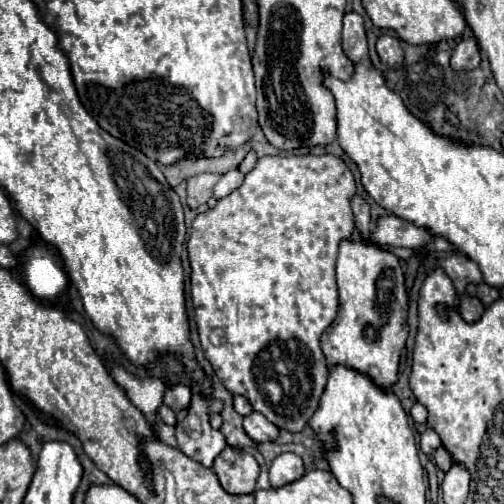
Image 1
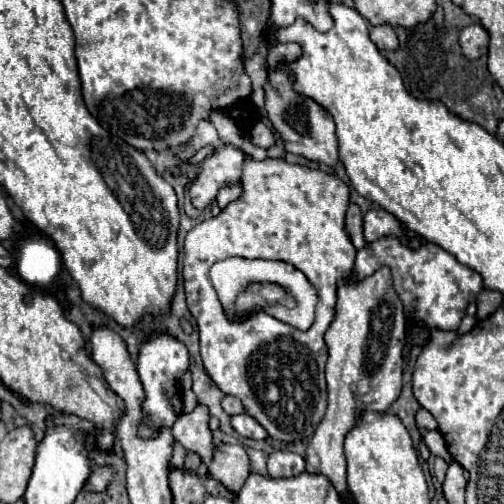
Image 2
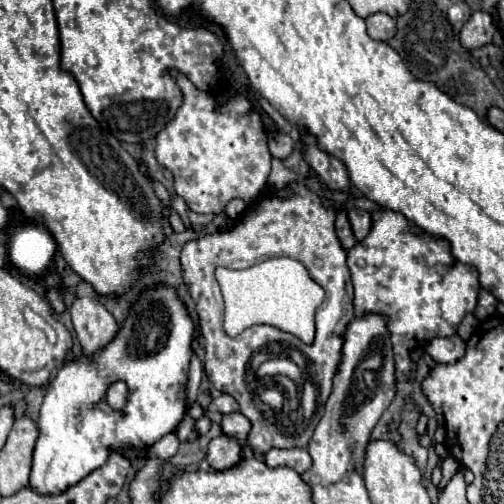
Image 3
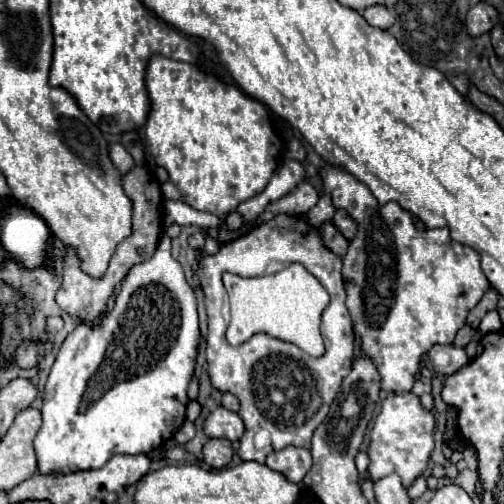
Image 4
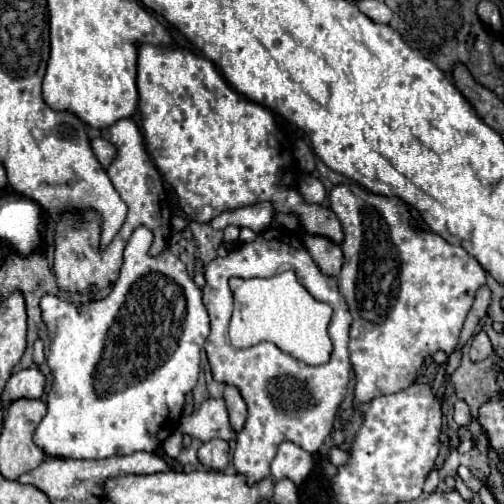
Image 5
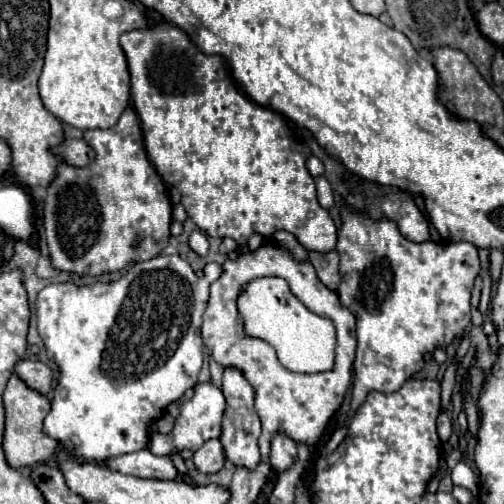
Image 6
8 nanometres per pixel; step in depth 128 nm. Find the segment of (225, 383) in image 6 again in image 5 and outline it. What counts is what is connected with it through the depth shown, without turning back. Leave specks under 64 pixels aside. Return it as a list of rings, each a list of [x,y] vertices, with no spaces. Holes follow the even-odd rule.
[[[226,386],[224,388],[224,402],[228,406],[228,414],[230,414],[230,426],[234,432],[240,432],[246,424],[246,402],[240,394],[240,390],[236,386]]]

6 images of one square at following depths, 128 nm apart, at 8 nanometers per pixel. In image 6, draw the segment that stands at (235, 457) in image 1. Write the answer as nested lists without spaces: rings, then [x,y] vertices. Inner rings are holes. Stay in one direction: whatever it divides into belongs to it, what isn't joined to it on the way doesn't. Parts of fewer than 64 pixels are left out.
[[[218,438],[208,440],[202,448],[198,448],[198,450],[194,452],[192,462],[194,462],[194,466],[198,468],[198,472],[202,472],[202,474],[218,472],[218,470],[224,466],[224,462],[226,462],[220,440],[218,440]]]

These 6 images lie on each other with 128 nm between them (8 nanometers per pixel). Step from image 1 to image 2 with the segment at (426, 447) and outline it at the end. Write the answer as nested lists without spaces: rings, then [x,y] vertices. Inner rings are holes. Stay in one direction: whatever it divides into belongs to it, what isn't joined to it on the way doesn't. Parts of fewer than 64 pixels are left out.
[[[436,430],[428,432],[428,434],[424,436],[424,442],[426,442],[426,446],[430,448],[432,454],[436,454],[436,456],[443,458],[448,465],[452,463],[453,458],[448,452],[446,444],[444,444],[444,440],[442,440],[442,436],[440,436],[440,432],[436,432]]]

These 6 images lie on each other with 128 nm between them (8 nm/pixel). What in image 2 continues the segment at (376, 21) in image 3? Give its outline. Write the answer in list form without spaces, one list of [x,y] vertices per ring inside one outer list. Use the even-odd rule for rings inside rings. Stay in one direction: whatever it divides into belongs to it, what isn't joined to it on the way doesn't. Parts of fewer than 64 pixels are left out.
[[[380,24],[370,28],[370,40],[380,48],[380,50],[392,50],[398,44],[396,32],[390,24]]]

